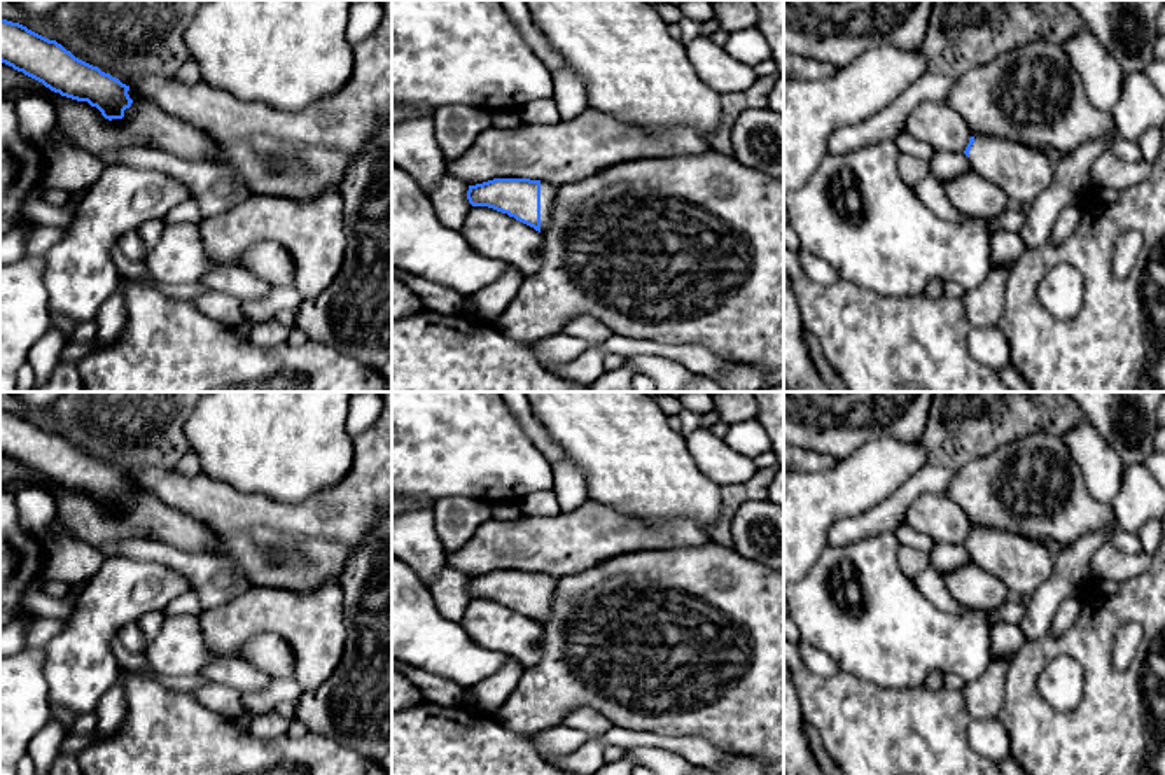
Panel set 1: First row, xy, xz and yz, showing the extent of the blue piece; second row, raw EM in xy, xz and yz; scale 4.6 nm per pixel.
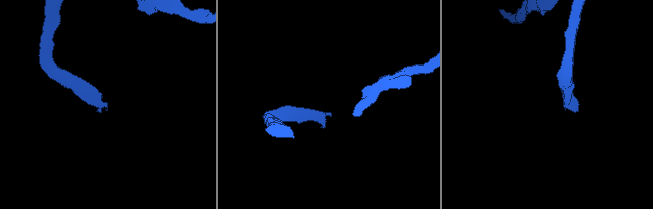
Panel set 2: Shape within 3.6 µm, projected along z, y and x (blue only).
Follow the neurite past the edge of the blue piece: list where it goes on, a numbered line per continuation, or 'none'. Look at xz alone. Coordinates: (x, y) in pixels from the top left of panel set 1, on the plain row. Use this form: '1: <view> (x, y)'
1: xz (548, 583)

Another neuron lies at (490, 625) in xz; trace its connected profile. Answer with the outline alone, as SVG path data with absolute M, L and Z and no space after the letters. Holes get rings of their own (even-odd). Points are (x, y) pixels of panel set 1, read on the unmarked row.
M474 598L458 623L478 646L500 651L525 668L541 660L542 626L488 598Z

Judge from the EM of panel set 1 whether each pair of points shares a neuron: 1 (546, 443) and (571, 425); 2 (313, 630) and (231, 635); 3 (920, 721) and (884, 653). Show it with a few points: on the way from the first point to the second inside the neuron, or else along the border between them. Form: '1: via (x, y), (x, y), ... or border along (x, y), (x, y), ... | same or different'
1: border along (530, 410), (551, 439), (581, 469) | different
2: via (292, 621), (252, 621) | same
3: border along (863, 679), (891, 688), (917, 688), (922, 684) | different

